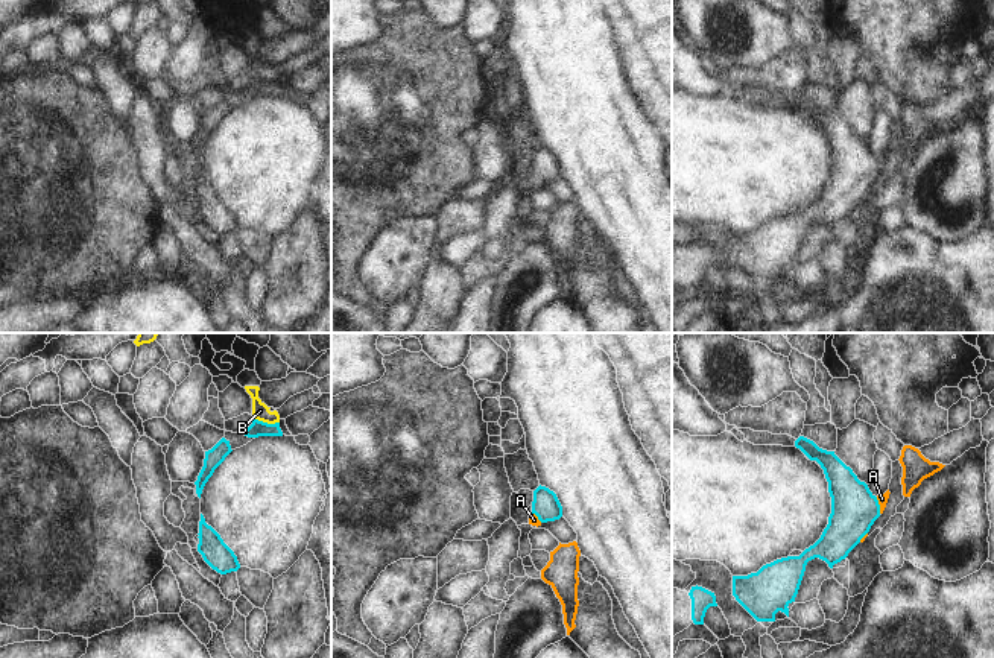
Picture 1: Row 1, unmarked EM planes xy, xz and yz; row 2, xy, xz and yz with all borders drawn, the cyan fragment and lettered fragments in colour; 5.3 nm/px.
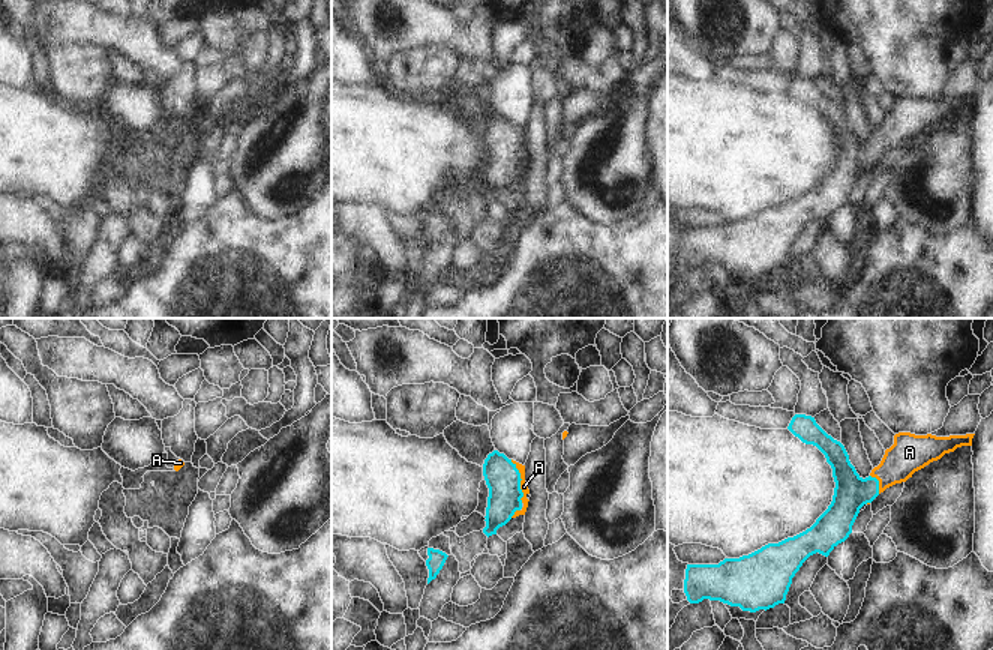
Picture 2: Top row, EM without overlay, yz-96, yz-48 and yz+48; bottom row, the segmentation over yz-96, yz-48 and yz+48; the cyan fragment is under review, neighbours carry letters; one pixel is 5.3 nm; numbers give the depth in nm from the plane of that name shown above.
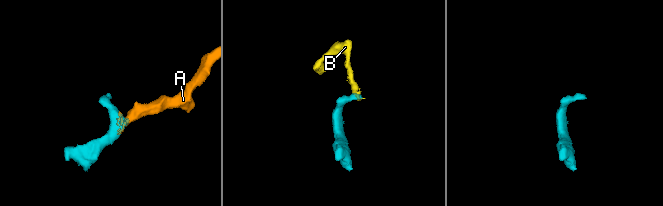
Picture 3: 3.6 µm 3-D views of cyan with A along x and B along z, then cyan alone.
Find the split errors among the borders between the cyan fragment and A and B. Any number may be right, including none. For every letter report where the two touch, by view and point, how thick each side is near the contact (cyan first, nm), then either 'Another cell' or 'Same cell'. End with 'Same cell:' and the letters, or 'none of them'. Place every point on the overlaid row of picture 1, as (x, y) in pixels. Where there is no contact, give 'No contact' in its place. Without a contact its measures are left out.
A: Touches cyan at yz (879, 505). Thickness 240 nm (cyan) against 50 nm. Same cell
B: Touches cyan at xy (266, 423). Thickness 80 nm (cyan) against 90 nm. Another cell
Same cell: A

